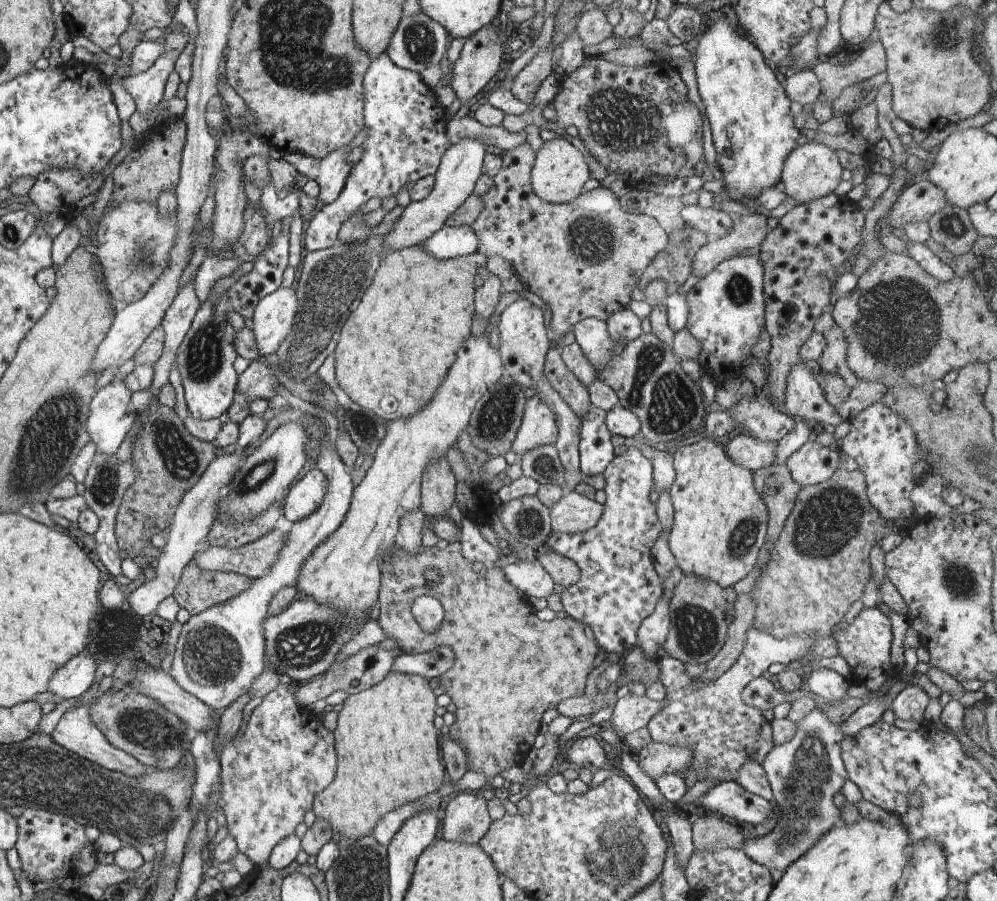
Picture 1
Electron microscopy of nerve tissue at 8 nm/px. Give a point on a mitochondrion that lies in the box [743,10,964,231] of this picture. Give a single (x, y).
(946, 36)

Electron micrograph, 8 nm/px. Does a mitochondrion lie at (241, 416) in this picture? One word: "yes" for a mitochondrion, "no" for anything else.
no

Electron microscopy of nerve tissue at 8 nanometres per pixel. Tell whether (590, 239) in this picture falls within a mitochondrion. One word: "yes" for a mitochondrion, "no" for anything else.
yes

